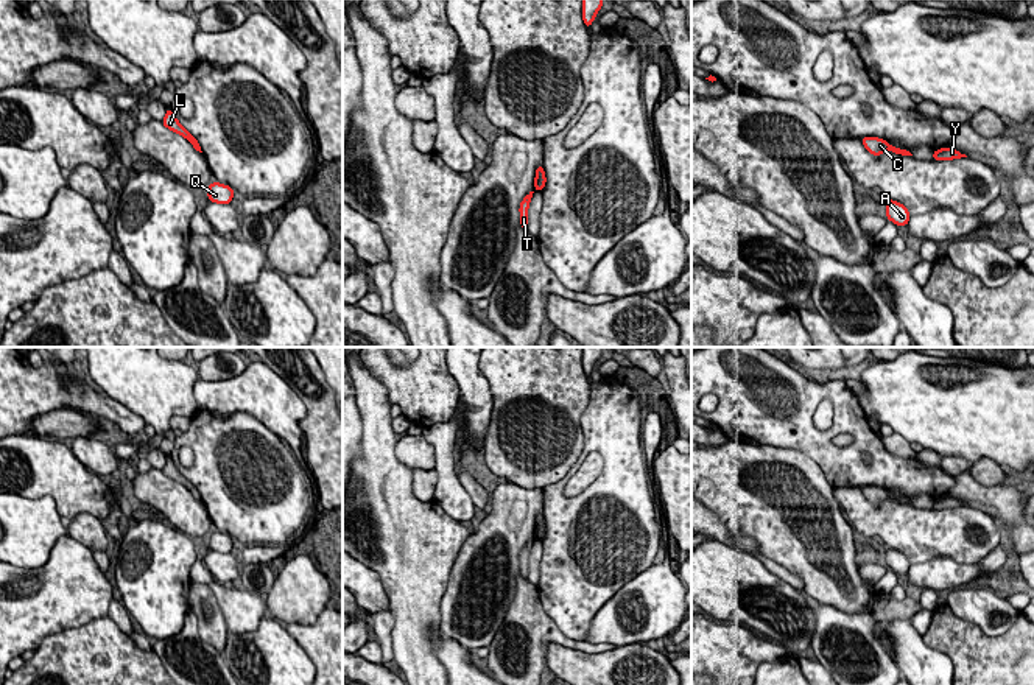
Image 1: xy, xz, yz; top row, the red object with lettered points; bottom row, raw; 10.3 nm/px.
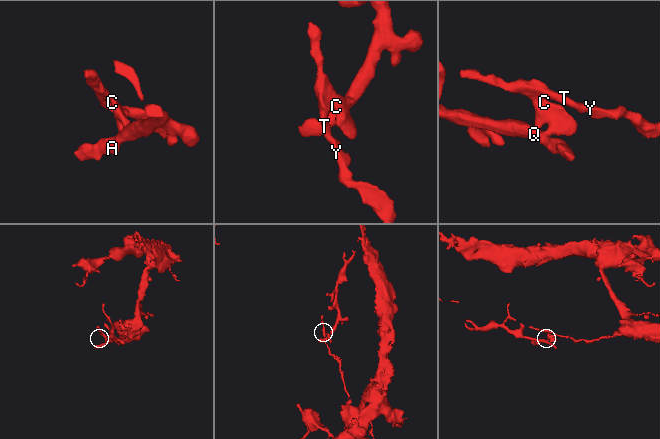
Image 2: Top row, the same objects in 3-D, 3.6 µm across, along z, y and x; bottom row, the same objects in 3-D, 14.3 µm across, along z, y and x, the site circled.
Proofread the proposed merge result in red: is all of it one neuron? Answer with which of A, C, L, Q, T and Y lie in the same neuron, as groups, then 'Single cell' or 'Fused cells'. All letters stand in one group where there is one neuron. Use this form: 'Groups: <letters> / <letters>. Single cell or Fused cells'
Groups: A C Q / L T Y. Fused cells

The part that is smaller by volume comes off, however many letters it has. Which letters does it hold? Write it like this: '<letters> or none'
A, C, Q

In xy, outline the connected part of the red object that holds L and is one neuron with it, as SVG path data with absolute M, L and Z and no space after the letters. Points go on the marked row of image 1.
M168 107L165 118L162 120L162 125L168 129L171 129L173 132L185 137L188 142L192 142L195 137L178 121L178 118L174 117L173 111Z

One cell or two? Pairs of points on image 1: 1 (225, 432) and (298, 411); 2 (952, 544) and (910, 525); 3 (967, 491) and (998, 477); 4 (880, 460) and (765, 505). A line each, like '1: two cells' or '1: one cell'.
1: two cells
2: one cell
3: two cells
4: two cells

